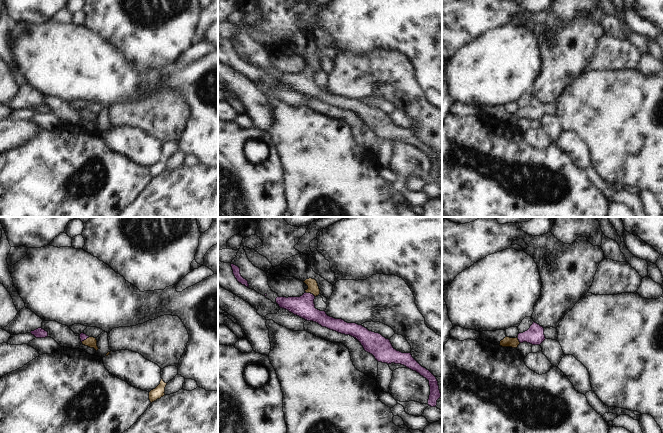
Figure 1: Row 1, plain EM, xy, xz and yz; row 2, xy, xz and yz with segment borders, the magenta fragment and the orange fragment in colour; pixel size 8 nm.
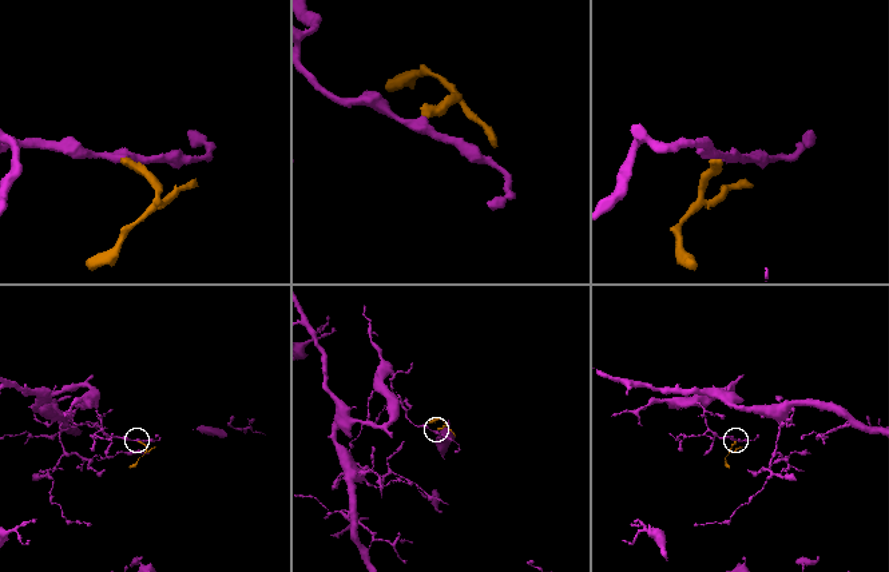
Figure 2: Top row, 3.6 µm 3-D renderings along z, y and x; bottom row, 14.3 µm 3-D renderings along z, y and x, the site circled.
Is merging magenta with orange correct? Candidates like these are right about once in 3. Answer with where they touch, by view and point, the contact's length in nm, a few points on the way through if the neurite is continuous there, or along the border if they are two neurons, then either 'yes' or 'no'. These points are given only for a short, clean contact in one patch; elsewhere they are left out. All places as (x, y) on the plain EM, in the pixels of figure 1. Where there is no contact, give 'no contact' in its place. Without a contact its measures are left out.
meets magenta in xz at (310, 69); contact 100 nm long; runs through xz (303, 82), (310, 69), (313, 64); yes

